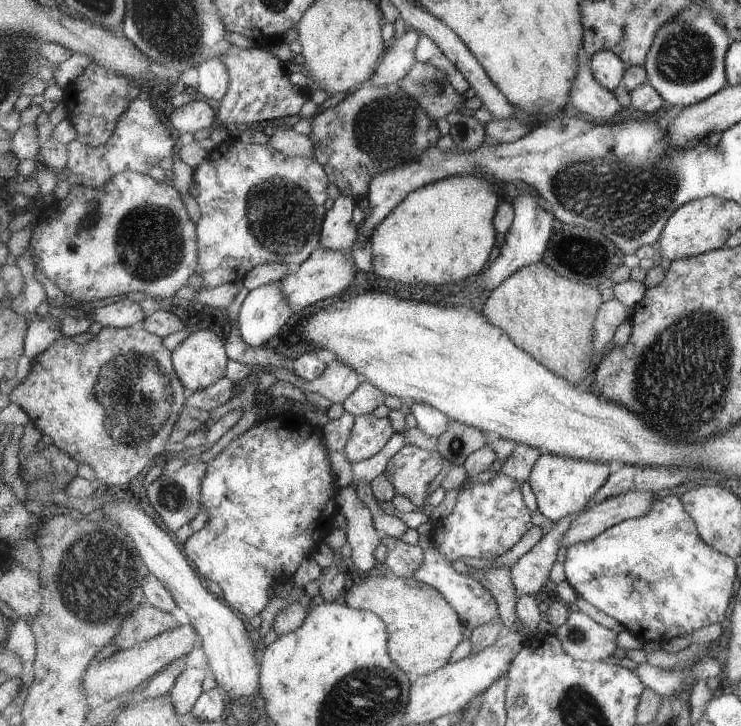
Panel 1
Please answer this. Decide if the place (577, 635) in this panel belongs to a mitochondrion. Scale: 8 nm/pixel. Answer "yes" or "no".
yes

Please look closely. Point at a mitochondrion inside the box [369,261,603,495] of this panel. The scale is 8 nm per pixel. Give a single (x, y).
(456, 445)

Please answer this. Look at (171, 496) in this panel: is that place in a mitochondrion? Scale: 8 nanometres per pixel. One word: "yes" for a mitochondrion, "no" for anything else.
yes

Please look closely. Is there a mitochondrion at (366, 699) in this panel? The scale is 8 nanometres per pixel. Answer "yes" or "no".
yes

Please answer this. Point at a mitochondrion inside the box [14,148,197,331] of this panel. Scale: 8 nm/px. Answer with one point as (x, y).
(149, 239)

